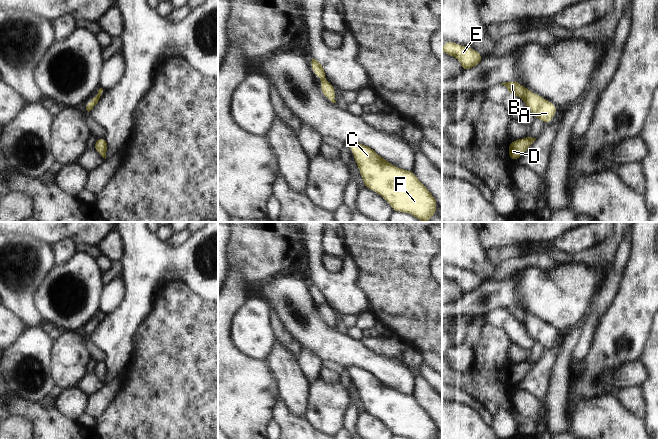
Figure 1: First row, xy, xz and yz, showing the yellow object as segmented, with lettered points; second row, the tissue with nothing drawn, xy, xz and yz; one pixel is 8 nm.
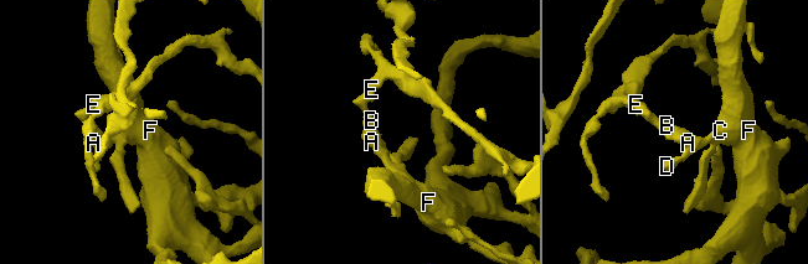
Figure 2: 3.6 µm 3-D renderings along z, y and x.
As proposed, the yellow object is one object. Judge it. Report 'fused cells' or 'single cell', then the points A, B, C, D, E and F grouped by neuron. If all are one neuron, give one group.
single cell; groups A B C D E F

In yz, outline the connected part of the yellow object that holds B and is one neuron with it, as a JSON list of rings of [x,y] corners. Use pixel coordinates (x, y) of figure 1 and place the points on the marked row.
[[[515,80],[501,84],[515,97],[521,97],[527,109],[536,118],[539,118],[543,123],[552,121],[557,110],[557,106],[552,102],[544,99],[539,94],[532,93],[529,88],[524,87]]]

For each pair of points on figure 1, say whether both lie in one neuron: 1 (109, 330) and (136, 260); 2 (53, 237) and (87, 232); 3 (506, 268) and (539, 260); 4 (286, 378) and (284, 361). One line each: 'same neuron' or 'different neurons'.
1: same neuron
2: same neuron
3: same neuron
4: same neuron

